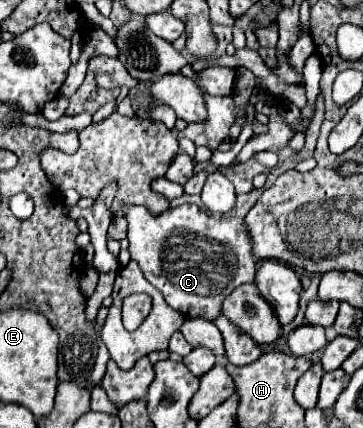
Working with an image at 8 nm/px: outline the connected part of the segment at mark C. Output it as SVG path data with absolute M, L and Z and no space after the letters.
M183 204L161 214L151 214L145 206L121 206L127 220L127 240L131 260L139 264L145 278L163 294L169 306L187 318L213 320L221 312L221 302L237 286L253 282L255 258L251 256L247 228L241 218L211 216L197 204Z

